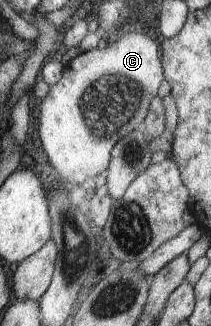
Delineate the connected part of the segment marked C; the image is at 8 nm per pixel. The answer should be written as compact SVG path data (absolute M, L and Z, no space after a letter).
M132 31L126 35L118 34L103 49L92 48L76 55L62 68L60 79L49 86L39 105L37 129L47 161L68 186L80 185L84 179L102 173L108 167L110 150L116 141L142 124L149 103L163 80L156 44L156 35L152 33Z

